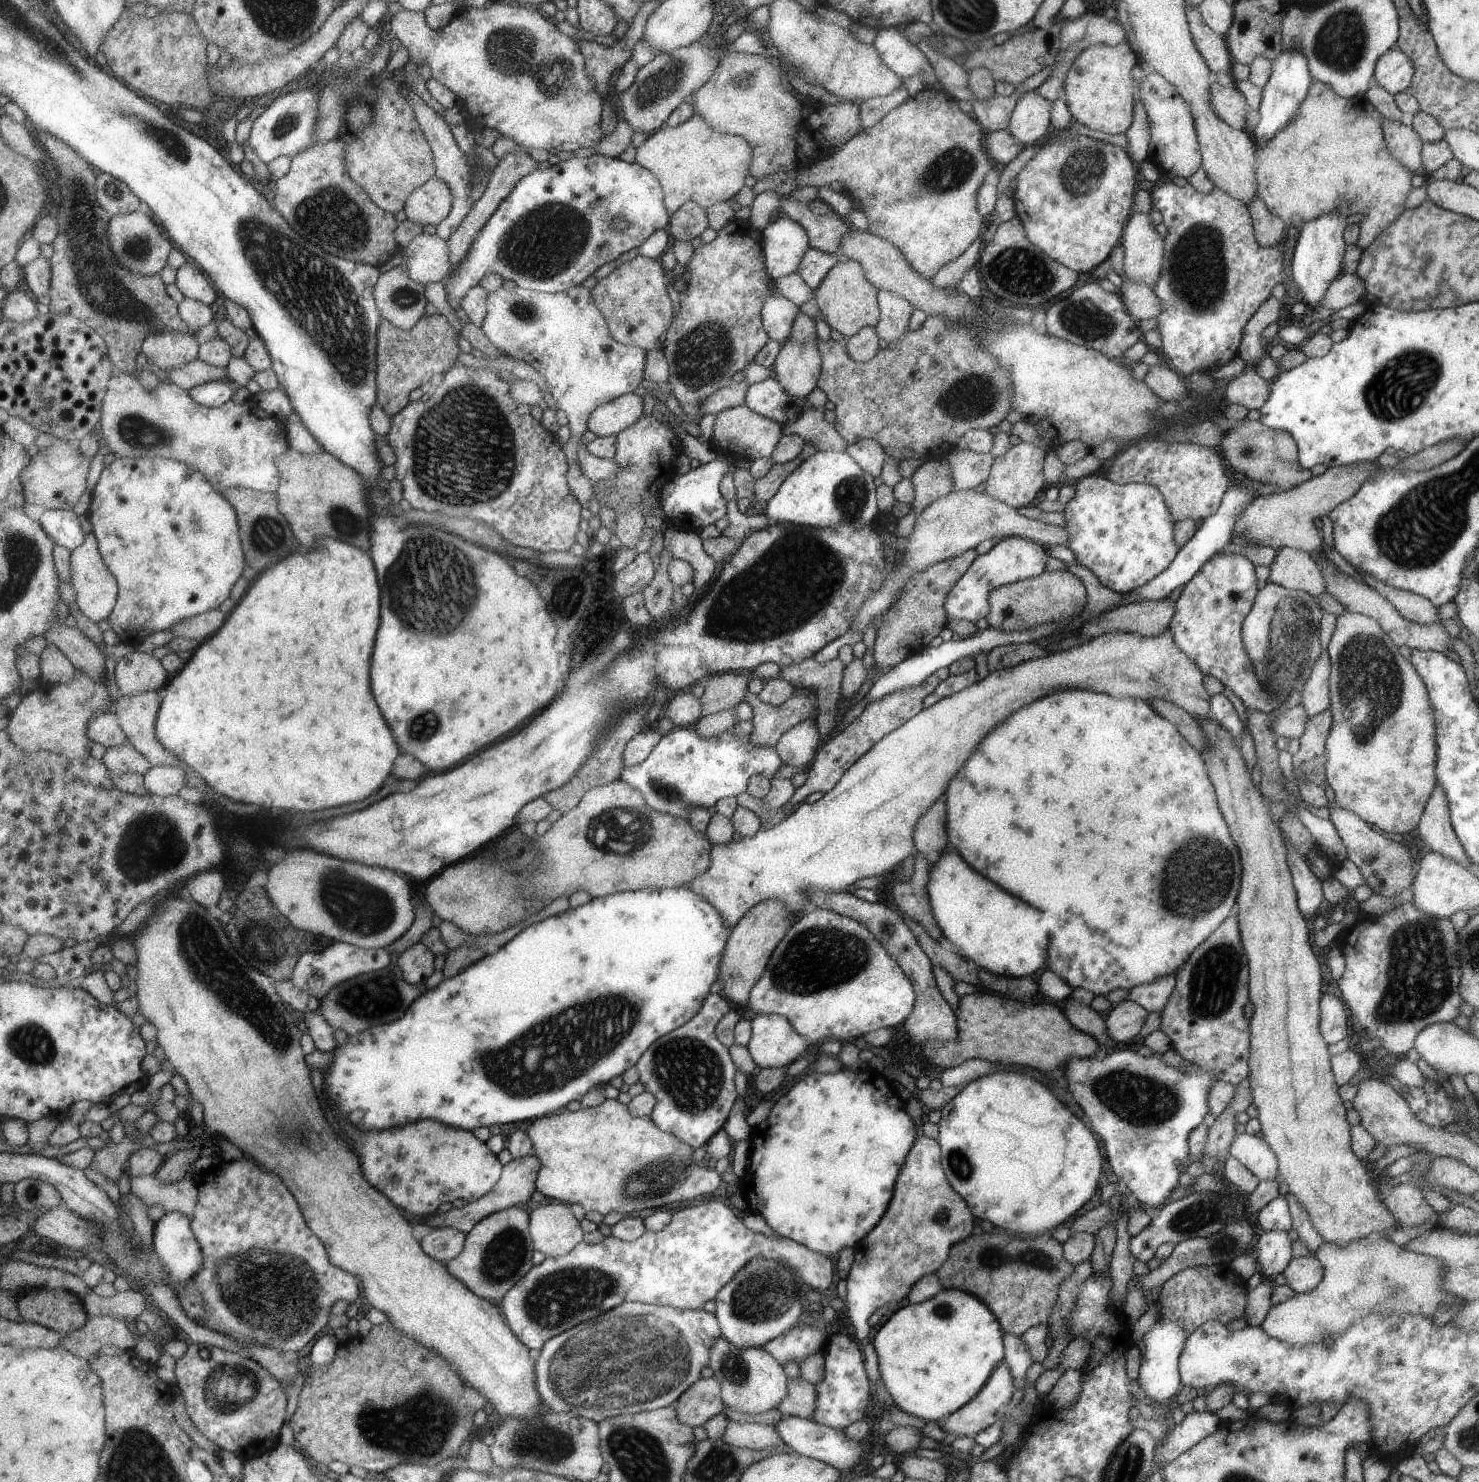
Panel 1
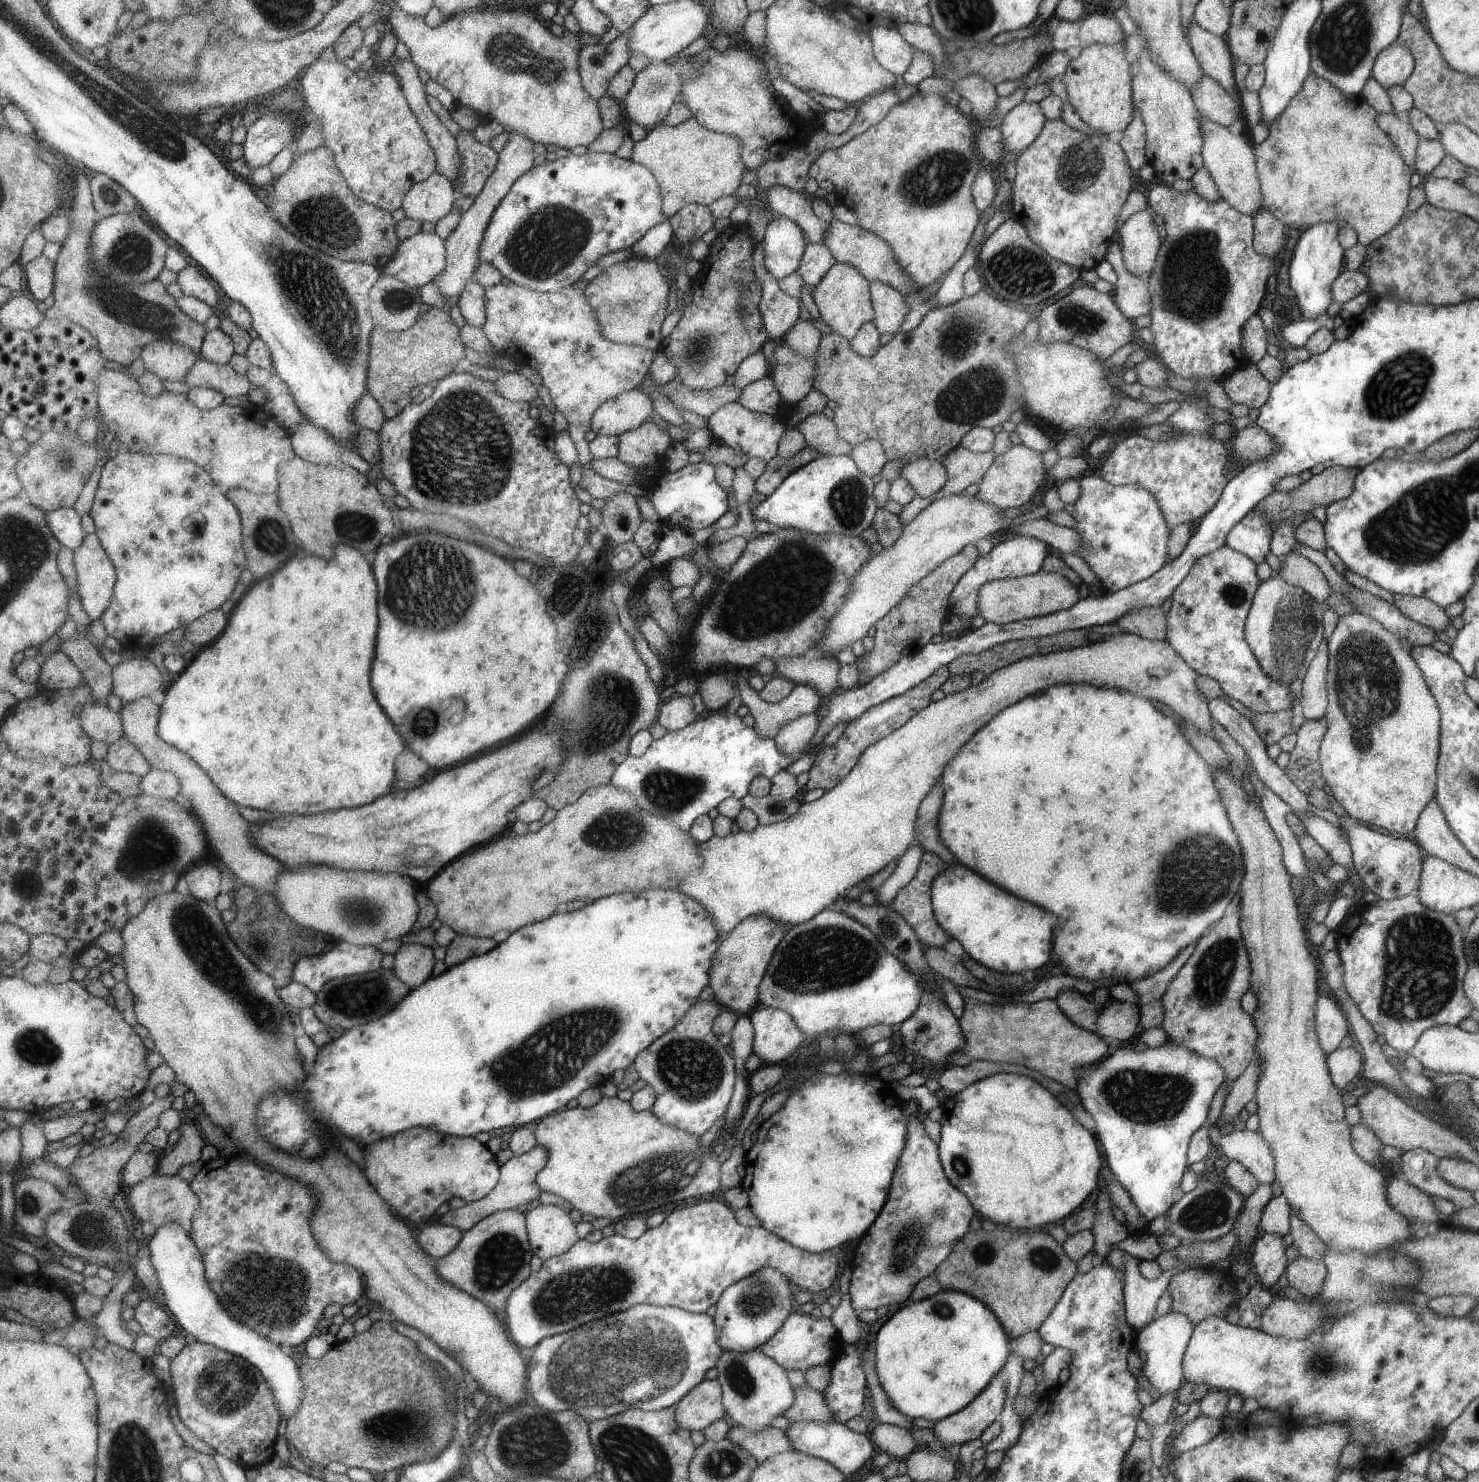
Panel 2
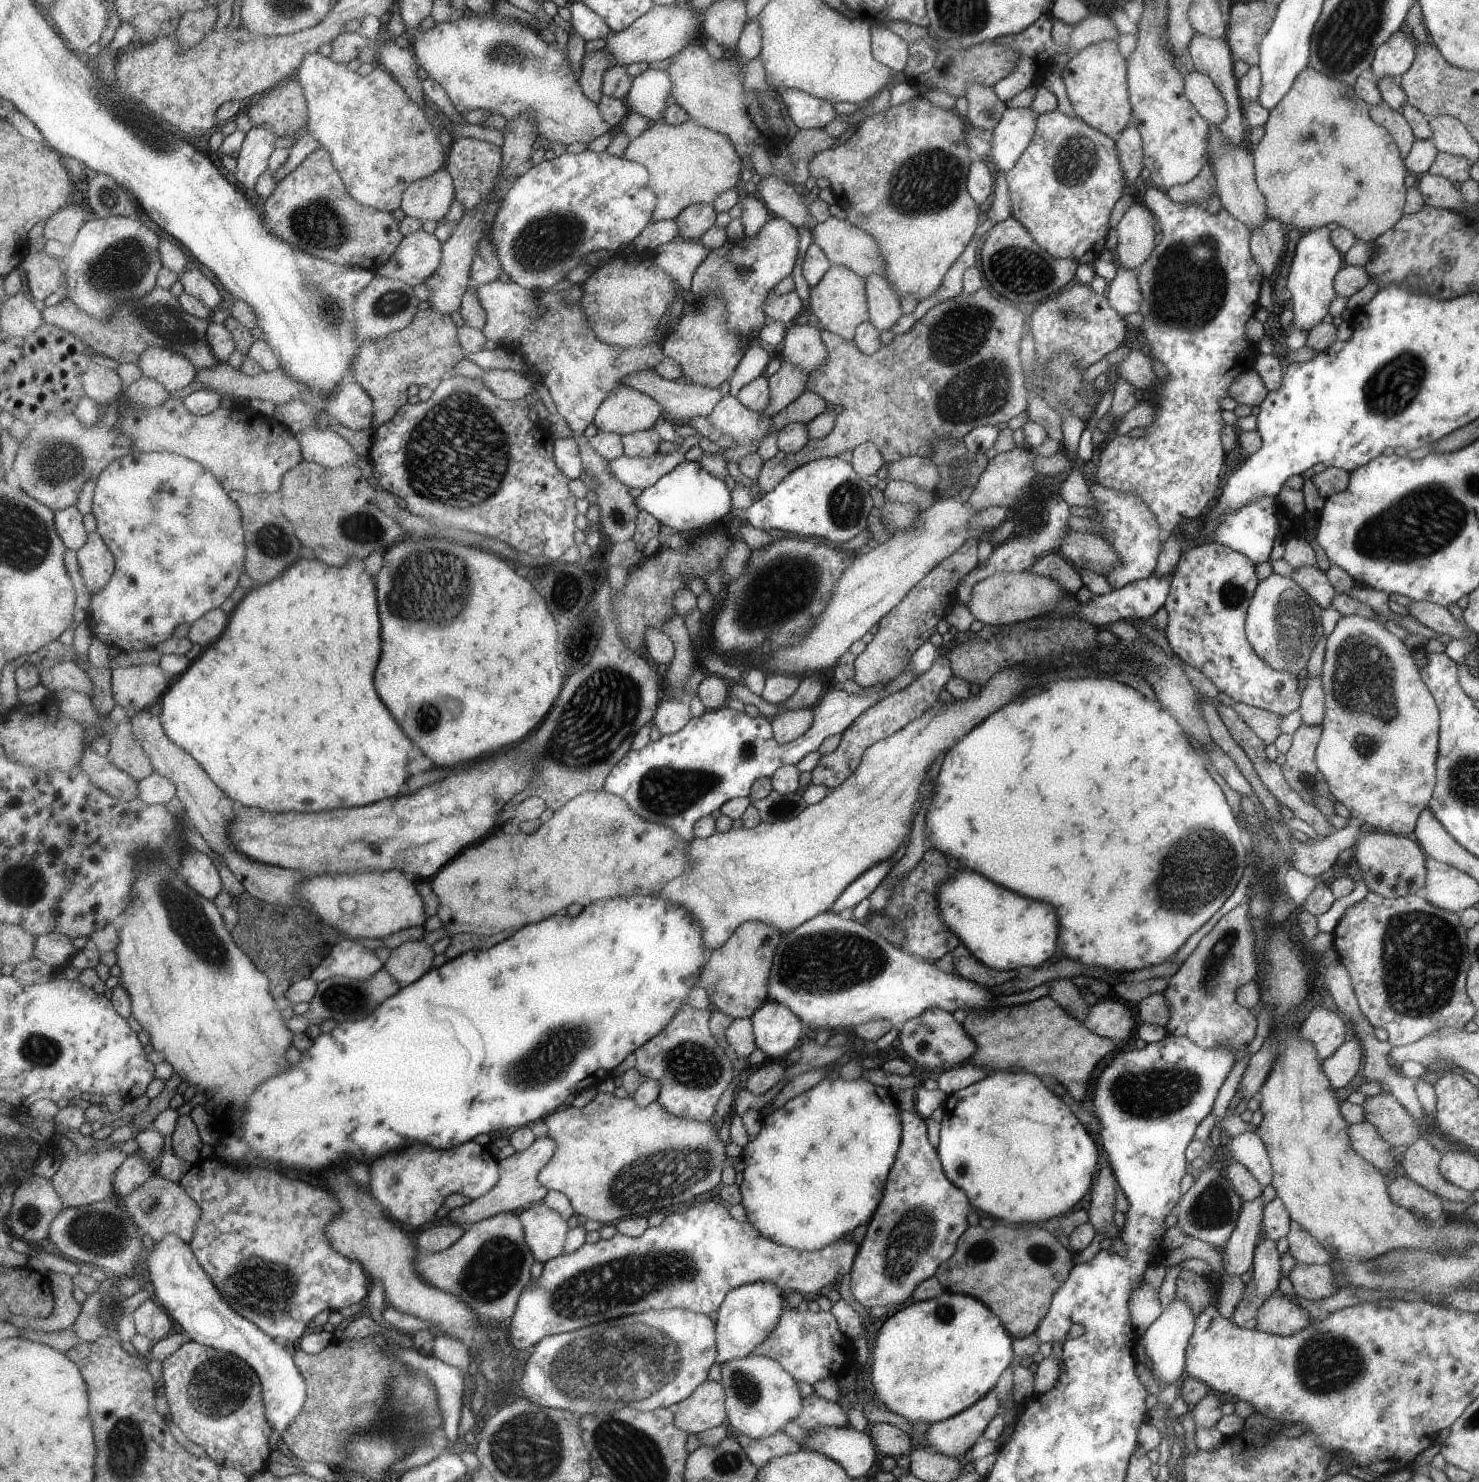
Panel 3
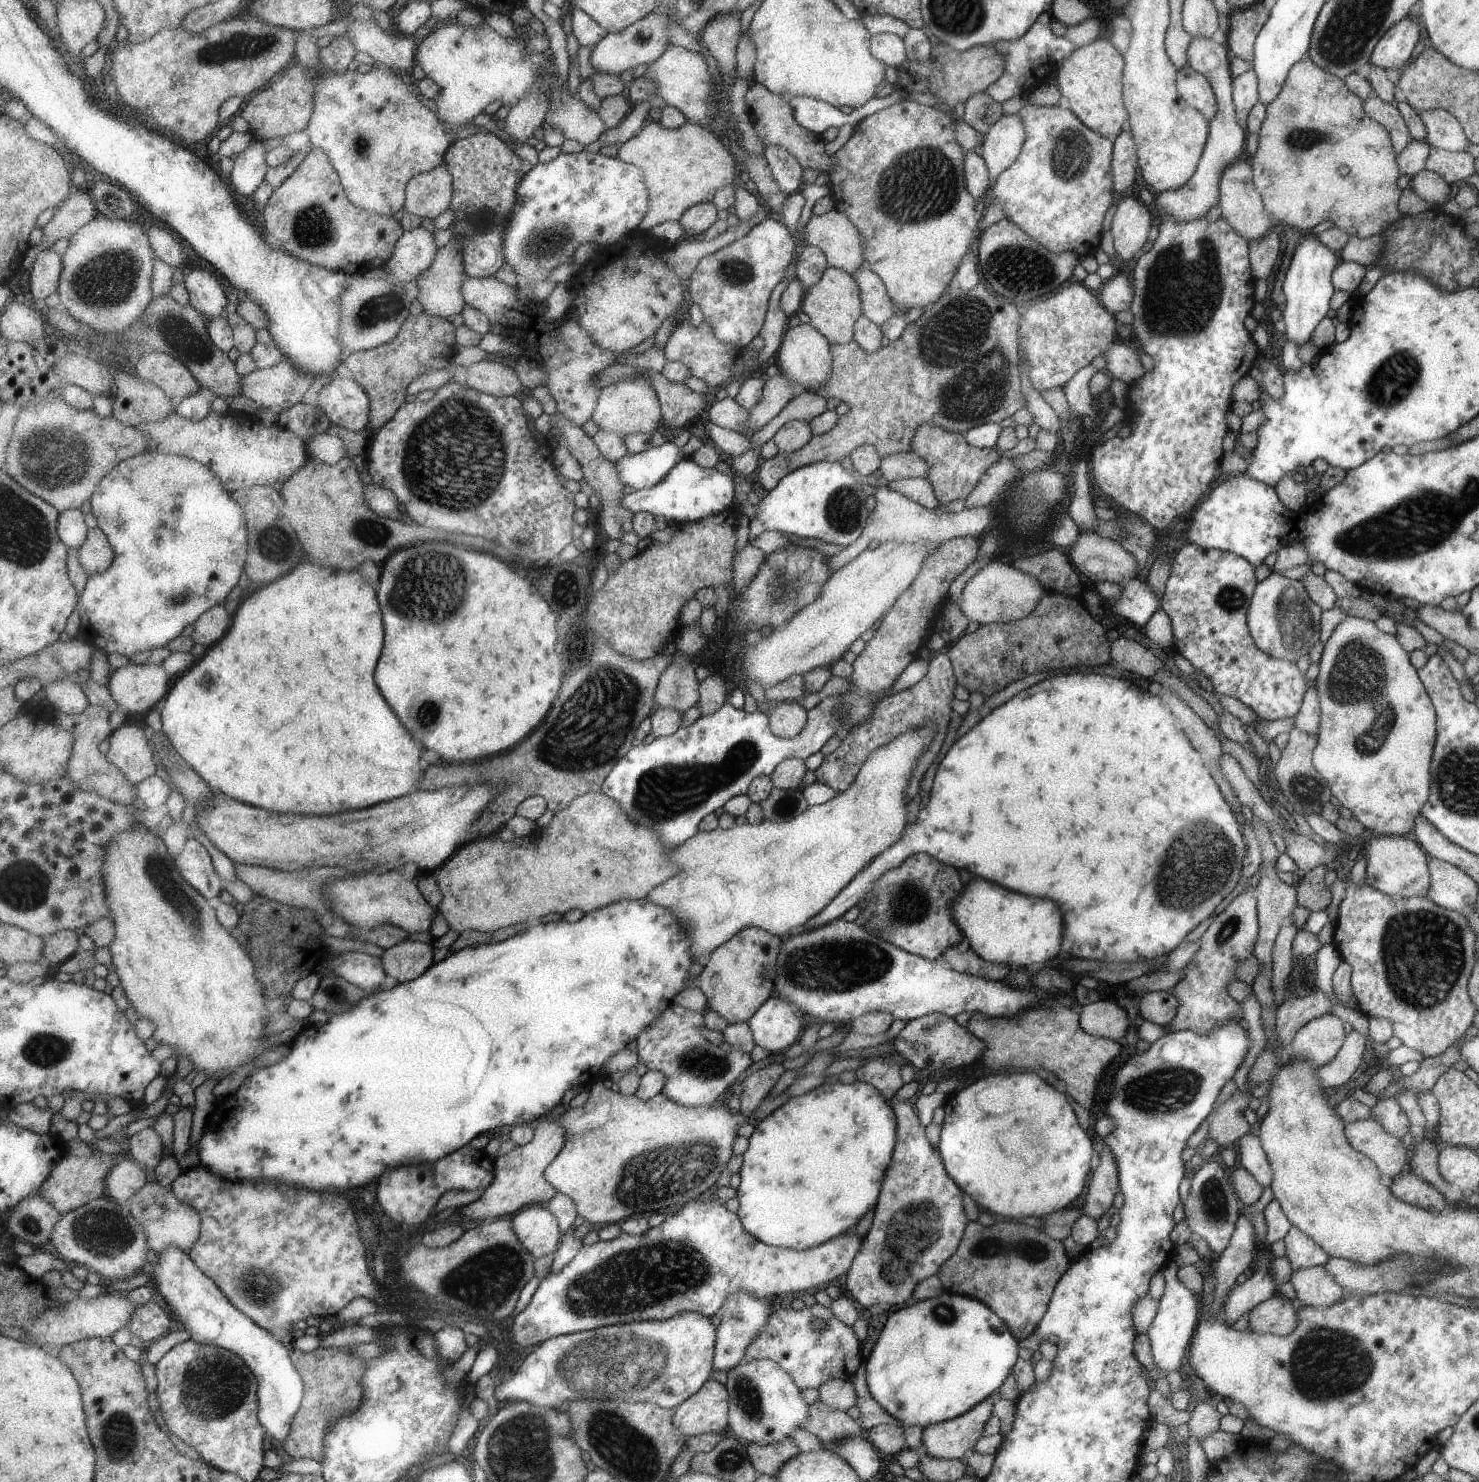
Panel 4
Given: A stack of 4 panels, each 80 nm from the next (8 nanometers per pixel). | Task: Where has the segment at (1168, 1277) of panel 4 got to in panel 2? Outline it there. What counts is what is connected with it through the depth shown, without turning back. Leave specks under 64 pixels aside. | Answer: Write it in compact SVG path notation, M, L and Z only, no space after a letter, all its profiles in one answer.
M1168 1312L1162 1317L1149 1321L1138 1333L1135 1334L1135 1350L1142 1355L1143 1364L1141 1371L1151 1386L1159 1392L1177 1392L1181 1386L1181 1356L1191 1336L1189 1318L1181 1313Z

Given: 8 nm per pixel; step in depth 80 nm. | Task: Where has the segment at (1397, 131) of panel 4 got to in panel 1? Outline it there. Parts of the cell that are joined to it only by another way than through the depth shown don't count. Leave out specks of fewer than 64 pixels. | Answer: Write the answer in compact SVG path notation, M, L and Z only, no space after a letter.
M1383 120L1383 134L1386 147L1408 171L1423 173L1421 152L1423 142L1410 126L1390 120Z

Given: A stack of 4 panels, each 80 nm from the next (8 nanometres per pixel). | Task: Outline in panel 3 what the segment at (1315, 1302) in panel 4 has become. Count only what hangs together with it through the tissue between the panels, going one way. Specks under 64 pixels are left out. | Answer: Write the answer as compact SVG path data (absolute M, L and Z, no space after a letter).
M1296 1263L1286 1278L1289 1279L1294 1294L1306 1300L1322 1300L1338 1290L1334 1273L1328 1264L1305 1266Z

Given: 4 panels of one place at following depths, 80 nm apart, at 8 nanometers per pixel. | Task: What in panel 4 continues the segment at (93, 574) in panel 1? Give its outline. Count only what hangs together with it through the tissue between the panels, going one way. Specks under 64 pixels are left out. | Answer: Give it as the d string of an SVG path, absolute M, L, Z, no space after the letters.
M93 527L81 550L81 564L90 574L111 568L116 556L114 544L100 527Z

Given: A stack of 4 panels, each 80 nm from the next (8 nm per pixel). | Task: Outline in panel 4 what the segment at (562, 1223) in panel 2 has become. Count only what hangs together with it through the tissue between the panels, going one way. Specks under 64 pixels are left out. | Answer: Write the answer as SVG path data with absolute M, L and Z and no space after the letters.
M530 1206L515 1216L511 1222L518 1241L527 1248L534 1259L551 1254L559 1248L561 1228L557 1216L545 1206Z

